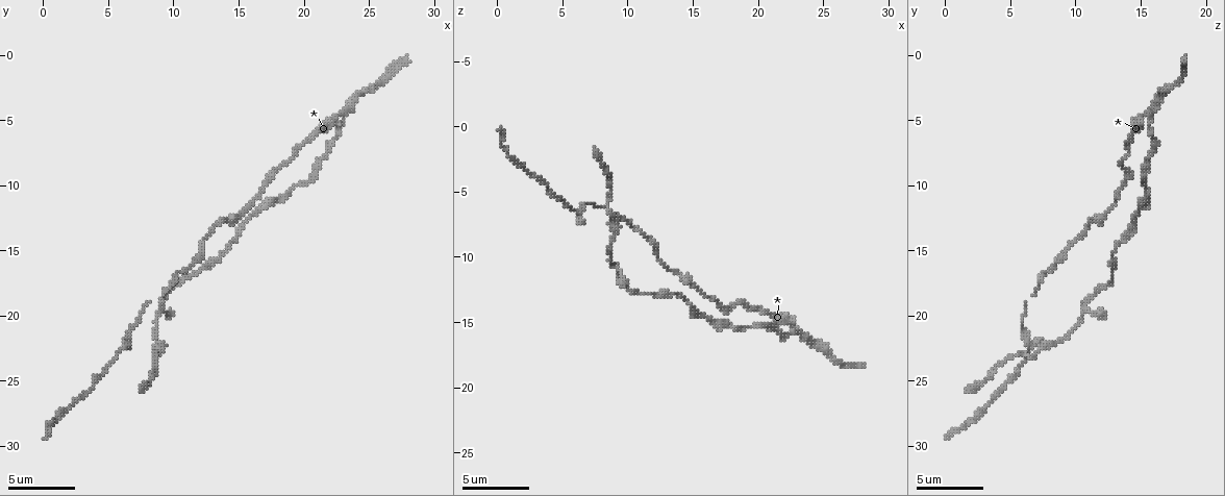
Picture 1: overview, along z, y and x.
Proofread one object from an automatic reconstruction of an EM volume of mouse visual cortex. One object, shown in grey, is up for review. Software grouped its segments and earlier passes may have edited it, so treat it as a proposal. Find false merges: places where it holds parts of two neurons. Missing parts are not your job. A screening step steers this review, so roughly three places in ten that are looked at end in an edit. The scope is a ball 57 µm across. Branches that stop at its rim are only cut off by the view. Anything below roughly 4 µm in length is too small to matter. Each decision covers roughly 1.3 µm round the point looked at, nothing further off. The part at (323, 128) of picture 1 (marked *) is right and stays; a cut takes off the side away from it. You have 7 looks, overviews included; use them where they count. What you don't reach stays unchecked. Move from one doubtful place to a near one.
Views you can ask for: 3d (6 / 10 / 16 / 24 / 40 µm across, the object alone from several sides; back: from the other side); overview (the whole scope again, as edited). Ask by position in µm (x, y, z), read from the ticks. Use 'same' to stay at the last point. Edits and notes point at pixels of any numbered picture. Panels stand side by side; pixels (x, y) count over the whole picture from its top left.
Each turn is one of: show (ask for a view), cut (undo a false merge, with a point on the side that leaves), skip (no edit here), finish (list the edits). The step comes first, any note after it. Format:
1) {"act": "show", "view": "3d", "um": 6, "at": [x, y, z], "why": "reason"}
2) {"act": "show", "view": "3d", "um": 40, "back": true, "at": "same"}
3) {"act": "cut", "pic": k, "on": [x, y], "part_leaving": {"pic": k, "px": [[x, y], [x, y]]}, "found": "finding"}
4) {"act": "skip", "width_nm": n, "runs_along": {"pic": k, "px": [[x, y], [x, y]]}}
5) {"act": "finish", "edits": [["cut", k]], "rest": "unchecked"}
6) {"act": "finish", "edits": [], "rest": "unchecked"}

{"act": "show", "view": "3d", "um": 10, "at": [19.4, 10.2, 15.4], "why": "thin neck"}

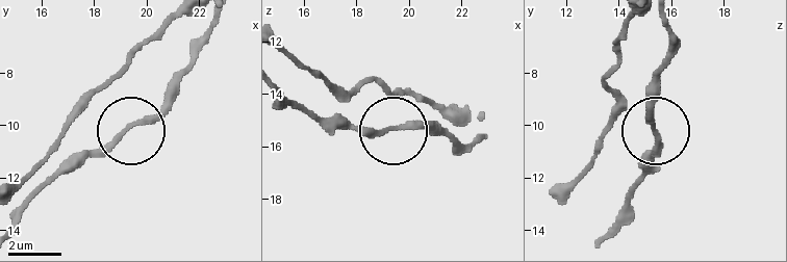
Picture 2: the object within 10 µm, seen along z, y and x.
{"act": "show", "view": "3d", "um": 6, "at": [19.2, 10.1, 15.4]}

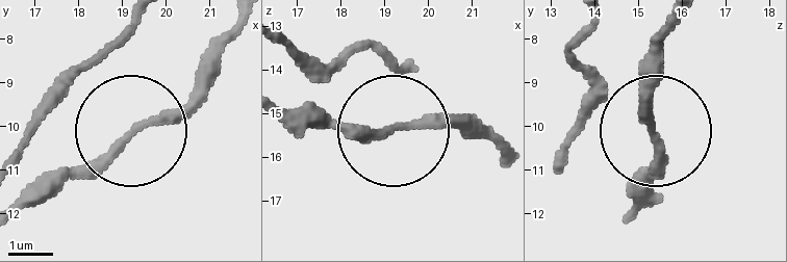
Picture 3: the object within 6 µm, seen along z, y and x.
{"act": "skip", "runs_along": {"pic": 3, "px": [[673, 25], [654, 103], [654, 200]]}, "found": "continuous, no second neuron"}

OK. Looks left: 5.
{"act": "show", "view": "3d", "um": 10, "at": [23.0, 5.0, 15.6], "why": "arms part here"}

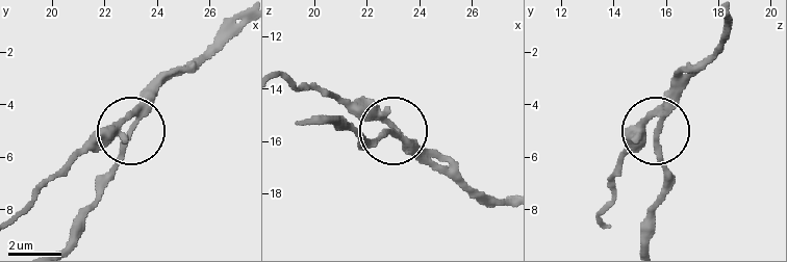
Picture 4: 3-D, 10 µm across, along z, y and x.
{"act": "skip", "runs_along": {"pic": 4, "px": [[356, 104], [374, 111], [432, 168]]}, "found": "all the same neuron"}

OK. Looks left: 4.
{"act": "show", "view": "3d", "um": 10, "at": [6.4, 22.4, 6.4], "why": "three-way junction"}

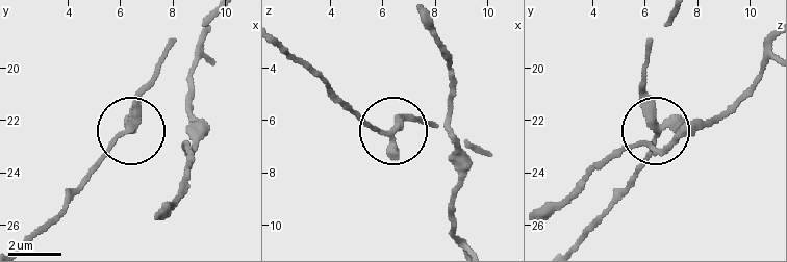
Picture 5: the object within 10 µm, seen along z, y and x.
{"act": "show", "view": "3d", "um": 10, "back": true, "at": [6.3, 22.4, 6.5]}

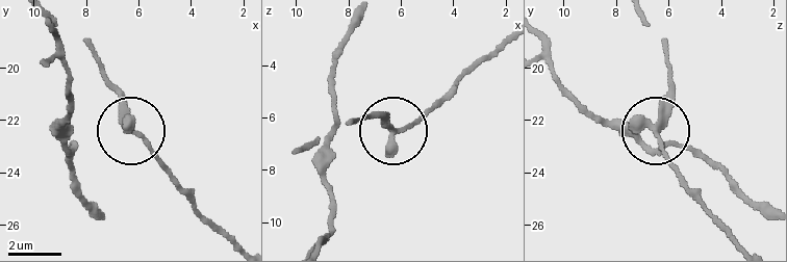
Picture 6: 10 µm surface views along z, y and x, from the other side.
{"act": "skip", "width_nm": 240, "runs_along": {"pic": 6, "px": [[301, 150], [363, 114], [404, 128], [435, 103]]}, "found": "continuous, no second neuron"}

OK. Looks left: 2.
{"act": "finish", "edits": [], "rest": "unchecked"}

